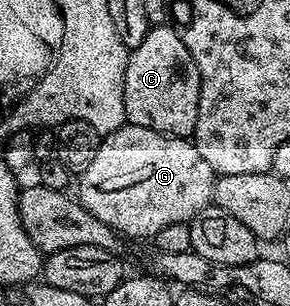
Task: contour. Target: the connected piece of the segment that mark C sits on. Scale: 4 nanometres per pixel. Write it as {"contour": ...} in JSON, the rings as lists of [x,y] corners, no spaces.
{"contour":[[[172,25],[152,27],[143,44],[132,50],[125,69],[125,117],[128,125],[151,128],[170,138],[189,138],[195,128],[201,77],[187,44],[179,40]]]}

